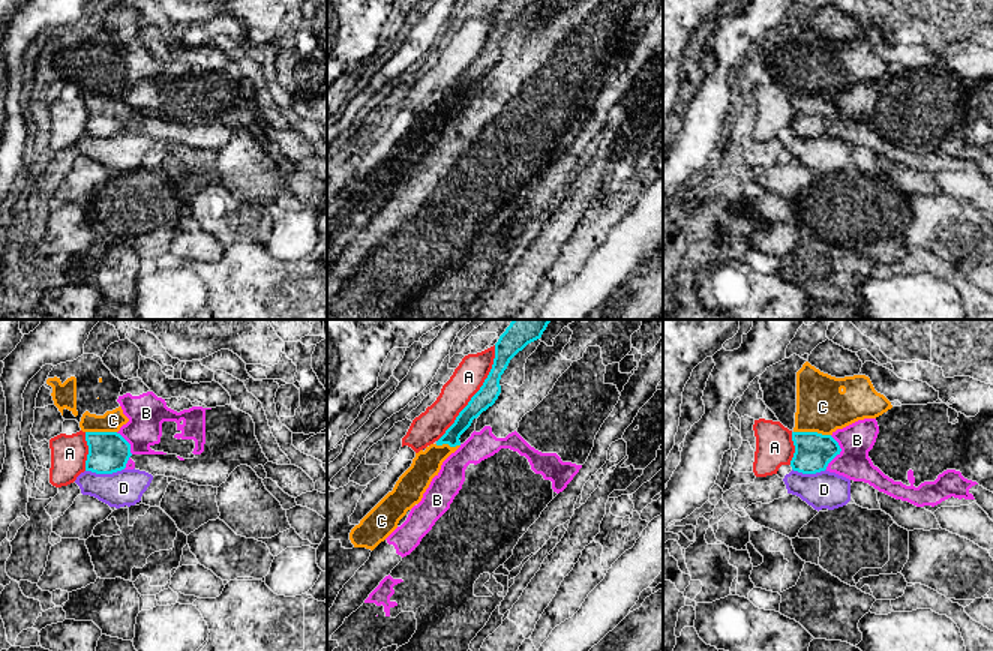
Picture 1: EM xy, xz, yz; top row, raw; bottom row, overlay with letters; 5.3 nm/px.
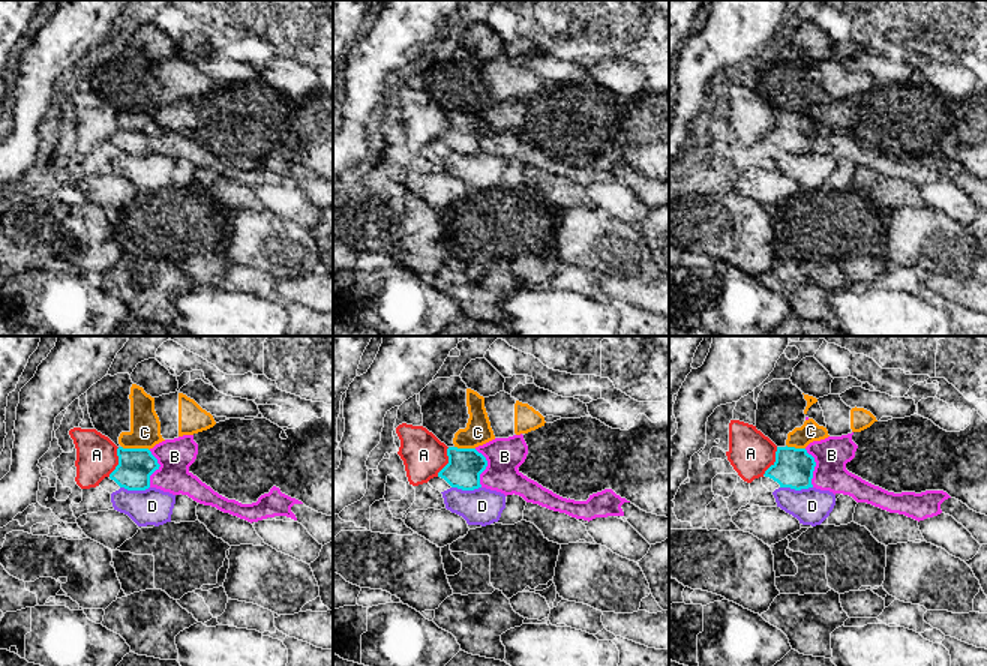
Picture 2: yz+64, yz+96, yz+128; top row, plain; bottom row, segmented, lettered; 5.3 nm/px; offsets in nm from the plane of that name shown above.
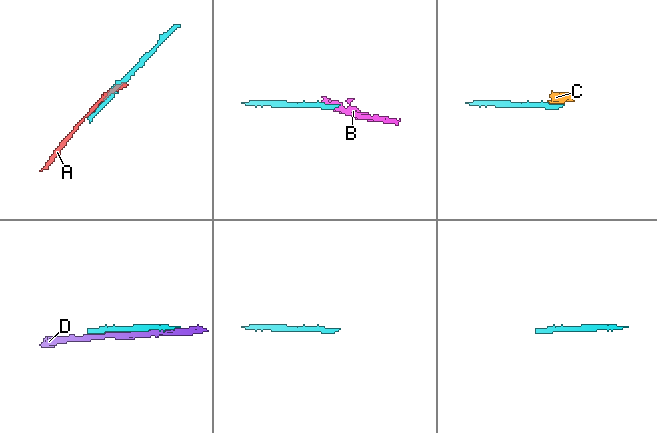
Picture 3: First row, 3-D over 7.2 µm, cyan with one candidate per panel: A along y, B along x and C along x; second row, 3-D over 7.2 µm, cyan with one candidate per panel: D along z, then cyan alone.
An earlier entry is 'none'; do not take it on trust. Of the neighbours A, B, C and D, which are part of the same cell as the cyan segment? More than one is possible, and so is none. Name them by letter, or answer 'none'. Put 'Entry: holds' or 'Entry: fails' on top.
Entry: holds
none

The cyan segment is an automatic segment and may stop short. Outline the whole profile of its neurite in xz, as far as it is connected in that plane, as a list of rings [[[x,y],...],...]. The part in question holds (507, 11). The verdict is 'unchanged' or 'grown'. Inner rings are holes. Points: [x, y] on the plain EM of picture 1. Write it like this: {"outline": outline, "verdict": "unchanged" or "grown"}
{"outline": [[[500,0],[498,6],[495,8],[495,22],[488,42],[480,54],[471,62],[468,69],[459,76],[454,87],[436,105],[436,110],[460,110],[459,102],[471,90],[472,84],[492,70],[498,63],[501,57],[500,44],[510,24],[528,8],[540,2],[542,0]]], "verdict": "unchanged"}

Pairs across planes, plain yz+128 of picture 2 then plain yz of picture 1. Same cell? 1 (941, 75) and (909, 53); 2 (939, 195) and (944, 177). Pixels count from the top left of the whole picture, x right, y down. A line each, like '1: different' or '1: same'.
1: different
2: same

